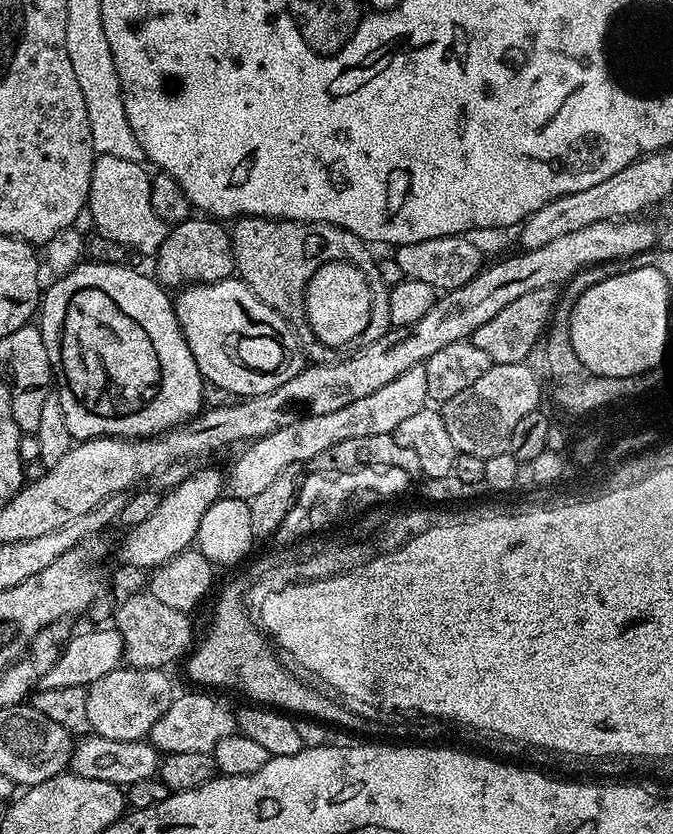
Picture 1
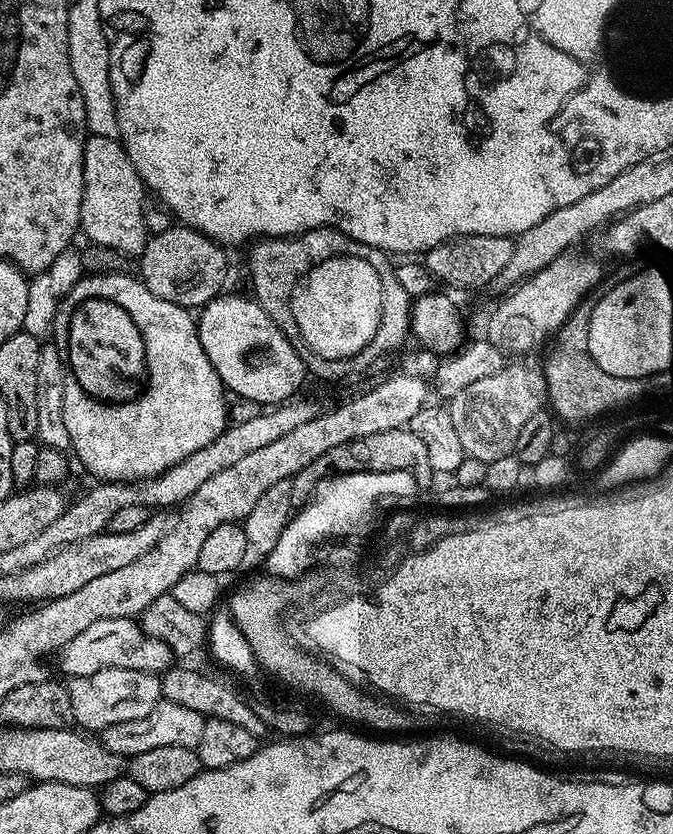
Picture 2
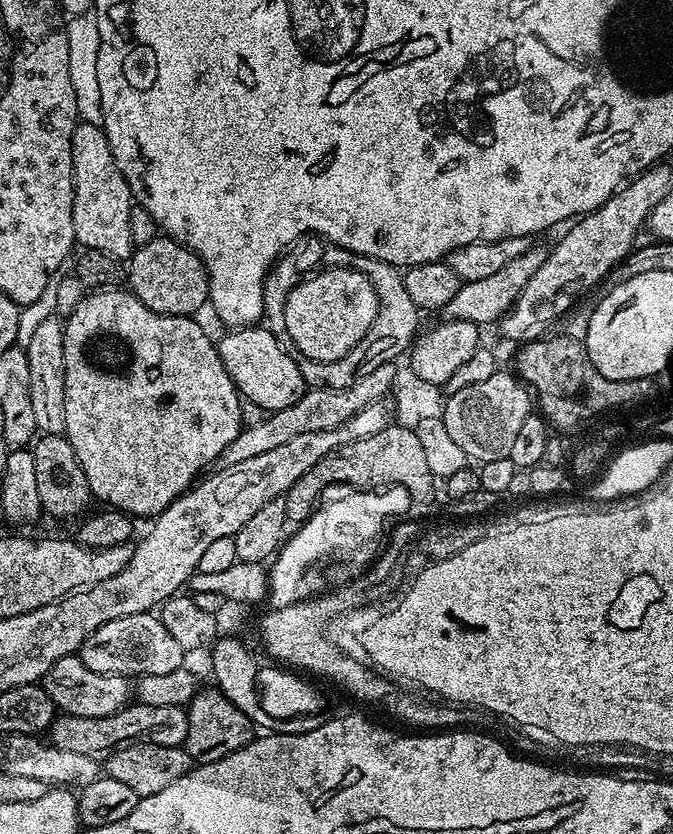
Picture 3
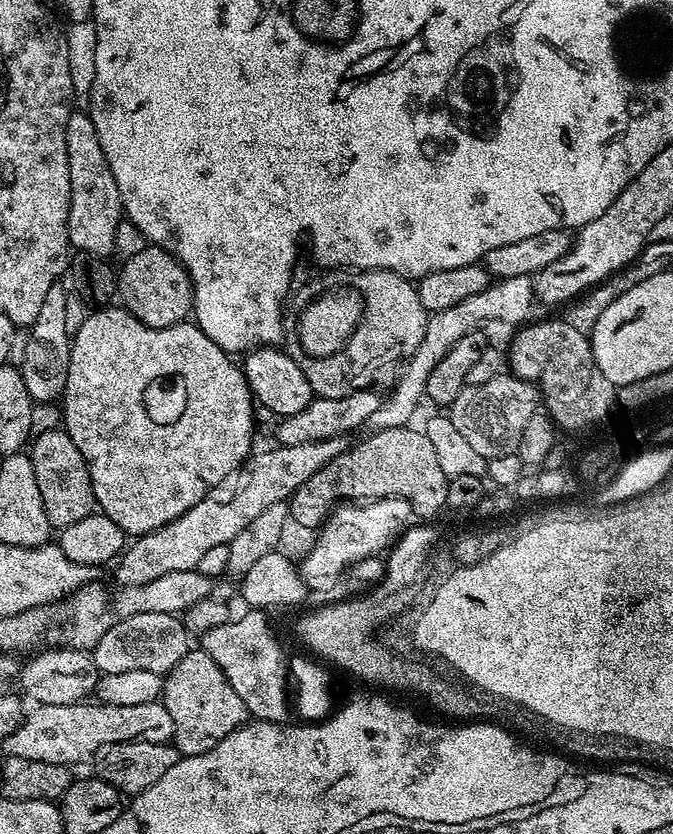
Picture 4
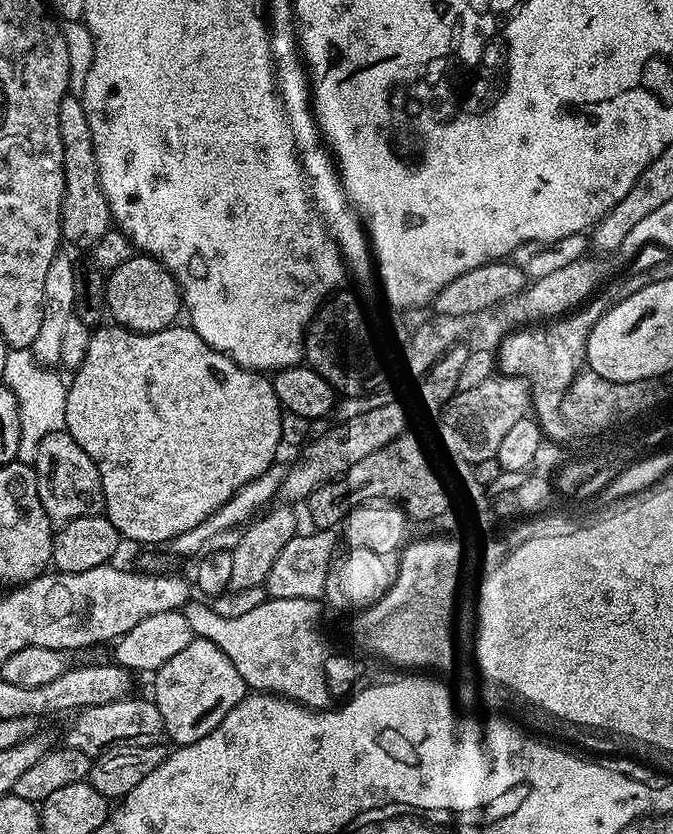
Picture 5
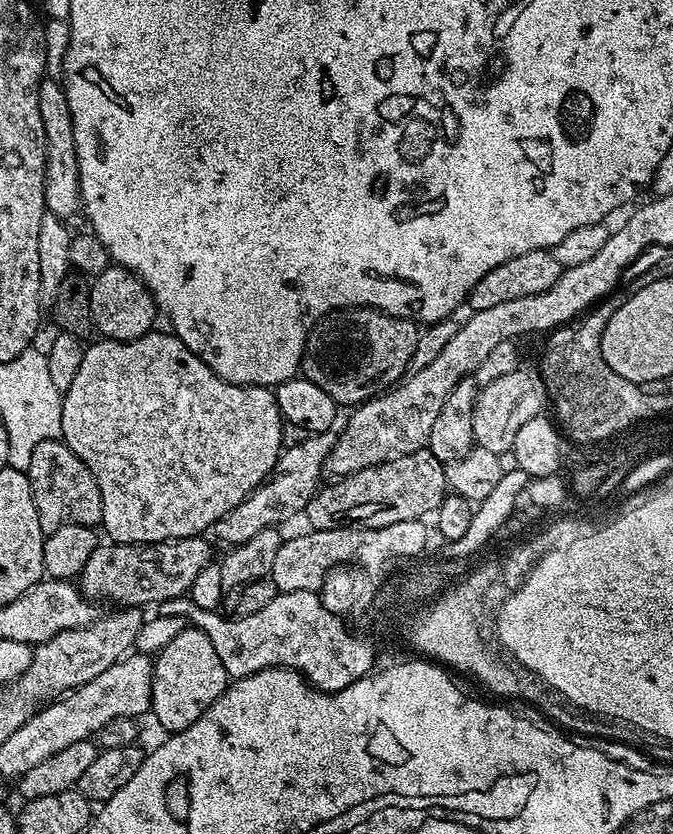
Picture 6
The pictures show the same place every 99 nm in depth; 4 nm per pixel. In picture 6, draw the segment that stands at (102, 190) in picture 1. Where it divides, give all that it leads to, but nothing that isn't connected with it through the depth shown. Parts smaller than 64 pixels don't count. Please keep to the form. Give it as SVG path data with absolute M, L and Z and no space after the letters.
M46 78L40 84L38 108L42 110L42 124L46 134L46 166L44 167L44 206L59 220L71 221L71 216L80 216L80 175L78 174L78 154L74 146L74 122L70 118L70 102L66 102L64 85L59 79Z

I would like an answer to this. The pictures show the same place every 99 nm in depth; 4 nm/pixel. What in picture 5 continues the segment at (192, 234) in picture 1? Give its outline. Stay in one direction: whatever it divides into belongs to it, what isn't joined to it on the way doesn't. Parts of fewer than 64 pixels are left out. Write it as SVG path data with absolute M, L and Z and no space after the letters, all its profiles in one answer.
M133 254L129 260L122 262L118 270L107 273L104 281L104 307L113 325L127 328L129 332L161 332L177 323L176 315L182 312L182 297L176 280L167 272L159 260L152 256Z

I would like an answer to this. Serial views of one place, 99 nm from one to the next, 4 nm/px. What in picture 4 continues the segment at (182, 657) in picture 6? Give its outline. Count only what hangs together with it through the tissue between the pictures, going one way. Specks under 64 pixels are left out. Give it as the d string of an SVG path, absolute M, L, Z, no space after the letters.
M199 646L189 650L178 666L164 676L162 702L166 710L170 710L170 719L174 722L171 743L175 744L181 756L197 756L206 754L206 750L214 750L226 734L241 728L250 716L234 686L226 682L226 674L218 670L218 662L214 662L214 658Z

